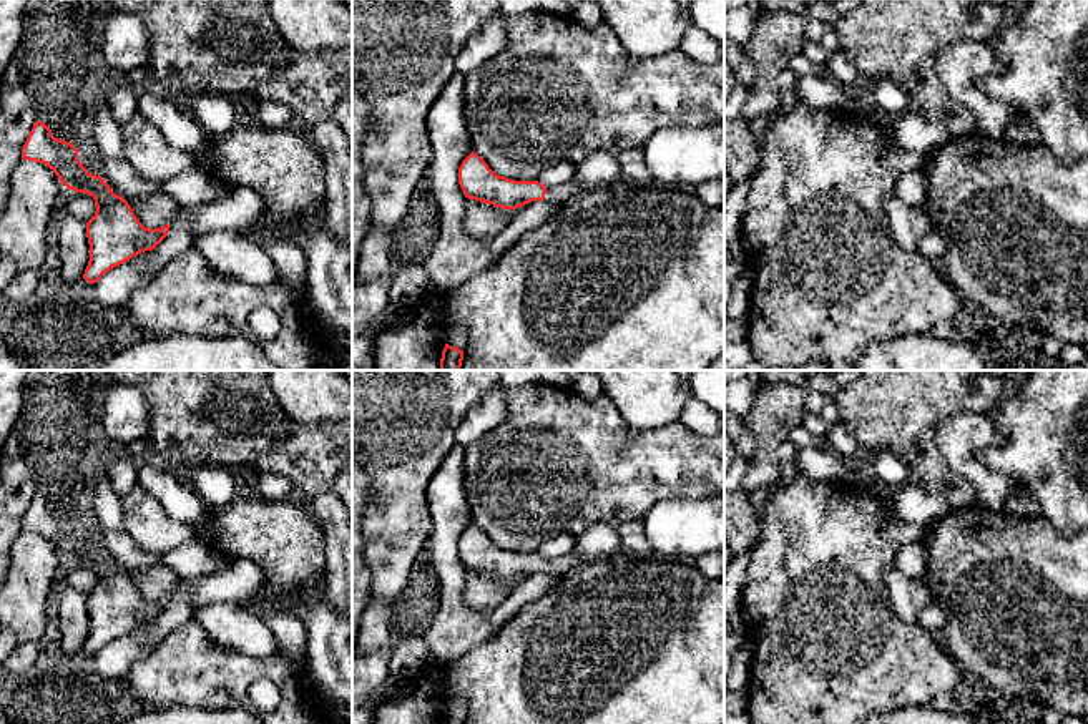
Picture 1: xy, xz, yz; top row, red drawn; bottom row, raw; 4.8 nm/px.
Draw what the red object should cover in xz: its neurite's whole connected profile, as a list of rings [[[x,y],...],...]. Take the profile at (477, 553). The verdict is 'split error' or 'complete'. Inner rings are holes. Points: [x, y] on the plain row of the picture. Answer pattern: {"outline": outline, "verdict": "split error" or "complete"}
{"outline": [[[470,525],[458,540],[458,556],[468,571],[493,576],[502,581],[517,581],[532,573],[565,575],[568,570],[588,565],[581,555],[571,551],[556,560],[545,560],[538,553],[515,553],[495,546],[488,536]]], "verdict": "split error"}

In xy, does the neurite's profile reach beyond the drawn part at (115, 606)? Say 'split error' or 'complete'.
complete

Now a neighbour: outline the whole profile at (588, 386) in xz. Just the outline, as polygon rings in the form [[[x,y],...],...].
[[[583,370],[570,387],[583,399],[595,400],[603,394],[601,380],[591,370]]]

